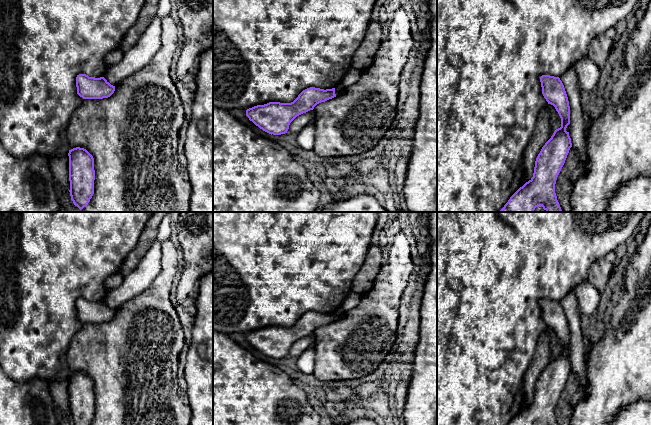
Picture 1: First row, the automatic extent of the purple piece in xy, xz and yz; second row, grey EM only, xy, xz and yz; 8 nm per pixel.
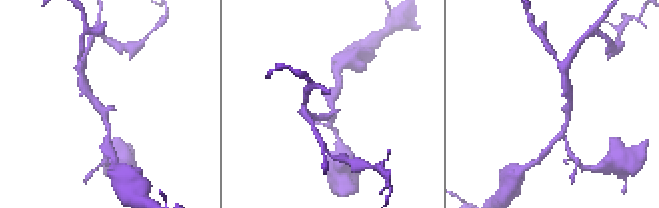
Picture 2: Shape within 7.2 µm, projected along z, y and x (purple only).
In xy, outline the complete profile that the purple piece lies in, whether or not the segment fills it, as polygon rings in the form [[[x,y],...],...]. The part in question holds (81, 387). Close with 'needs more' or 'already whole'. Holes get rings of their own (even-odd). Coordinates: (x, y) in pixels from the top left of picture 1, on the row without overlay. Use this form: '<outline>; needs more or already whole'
[[[84,372],[69,374],[69,405],[72,425],[90,425],[94,418],[94,382]]]; already whole

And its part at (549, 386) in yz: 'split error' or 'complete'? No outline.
complete

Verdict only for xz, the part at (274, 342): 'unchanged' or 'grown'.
unchanged

